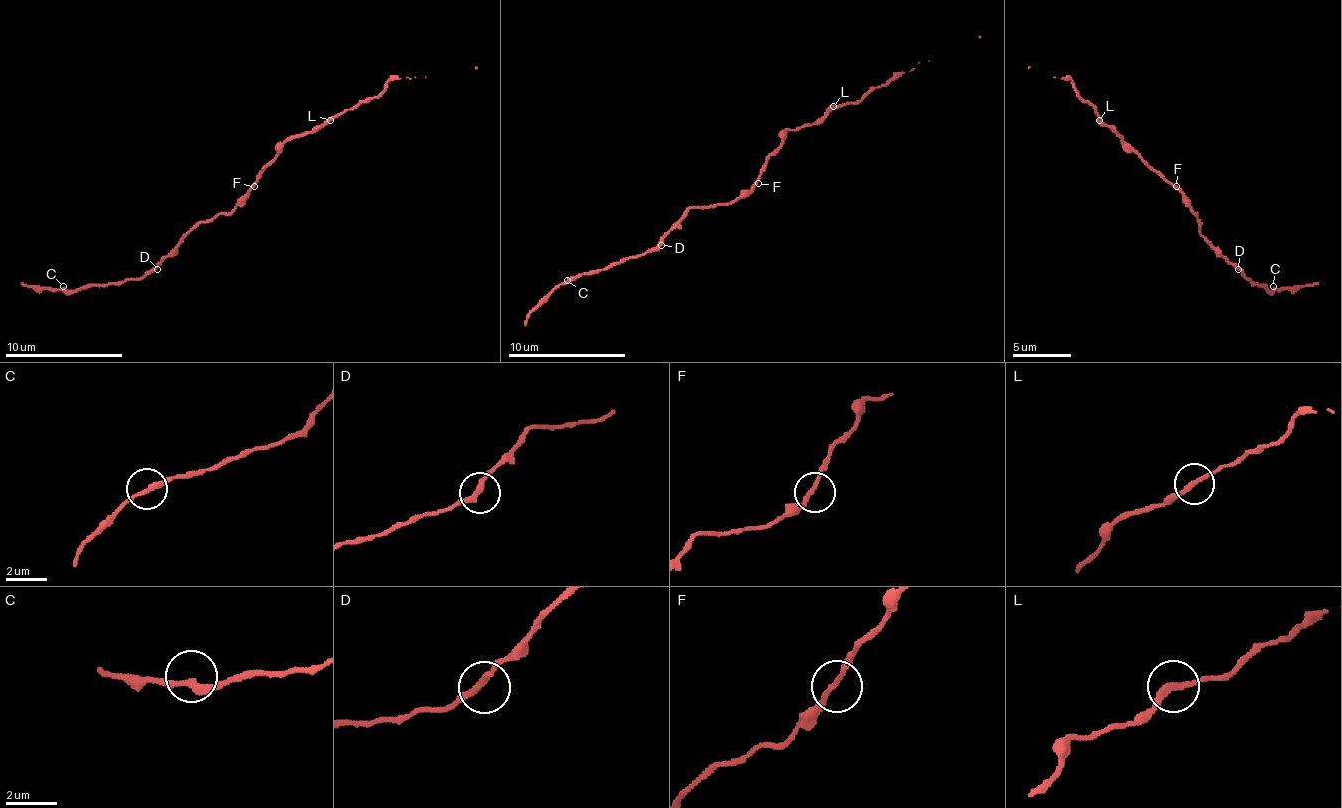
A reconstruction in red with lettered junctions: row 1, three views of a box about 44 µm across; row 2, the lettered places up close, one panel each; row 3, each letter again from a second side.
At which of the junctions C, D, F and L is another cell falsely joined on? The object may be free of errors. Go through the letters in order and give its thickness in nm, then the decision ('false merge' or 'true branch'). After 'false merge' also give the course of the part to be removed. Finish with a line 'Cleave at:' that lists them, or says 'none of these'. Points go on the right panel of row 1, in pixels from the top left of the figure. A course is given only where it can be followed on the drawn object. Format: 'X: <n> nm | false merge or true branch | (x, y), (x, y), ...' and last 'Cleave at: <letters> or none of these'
C: 260 nm | true branch
D: 240 nm | true branch
F: 190 nm | true branch
L: 240 nm | true branch
Cleave at: none of these

